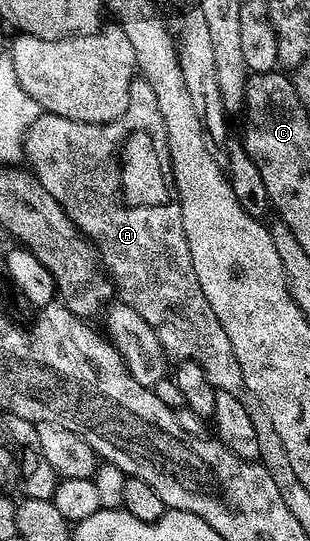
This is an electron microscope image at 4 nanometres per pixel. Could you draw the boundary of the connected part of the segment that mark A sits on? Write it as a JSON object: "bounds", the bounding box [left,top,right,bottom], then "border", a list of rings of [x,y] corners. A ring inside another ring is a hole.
{"bounds":[23,113,251,404],"border":[[[40,113],[38,120],[27,129],[23,141],[23,157],[36,180],[61,204],[61,208],[73,220],[73,224],[84,238],[95,247],[102,269],[108,279],[119,289],[118,297],[129,304],[155,329],[161,340],[168,359],[176,363],[196,362],[201,364],[205,376],[215,385],[216,391],[224,390],[230,394],[238,394],[241,404],[246,404],[251,395],[244,392],[243,373],[237,364],[237,356],[233,352],[233,344],[229,344],[229,336],[225,336],[225,328],[221,328],[221,320],[209,308],[209,300],[205,300],[205,292],[201,292],[201,284],[197,284],[197,272],[193,272],[193,260],[189,256],[189,244],[185,240],[185,228],[181,224],[181,216],[161,216],[153,218],[149,210],[119,210],[117,196],[113,196],[113,182],[119,180],[119,164],[127,164],[125,156],[131,158],[133,136],[144,134],[149,129],[147,122],[138,122],[132,116],[114,118],[111,122],[78,122],[62,118],[56,114]],[[157,228],[167,234],[153,234]]]}

